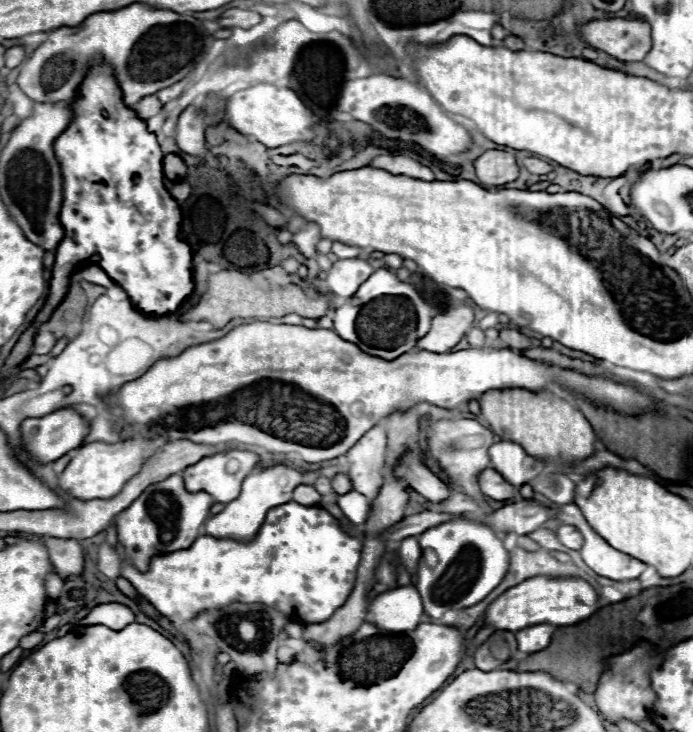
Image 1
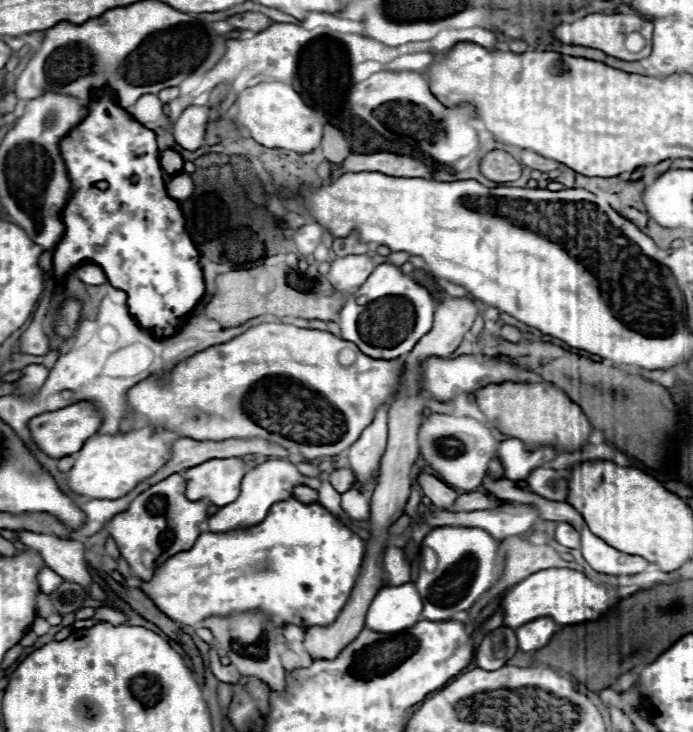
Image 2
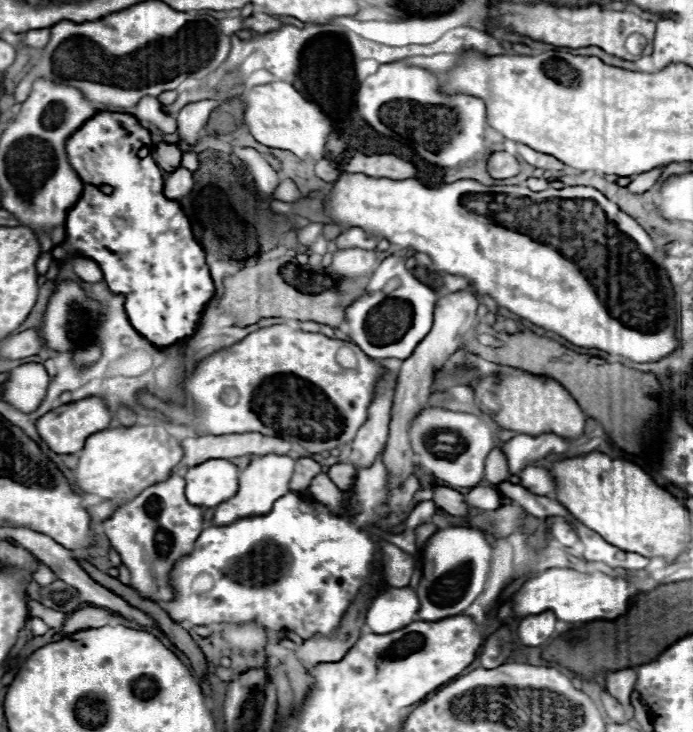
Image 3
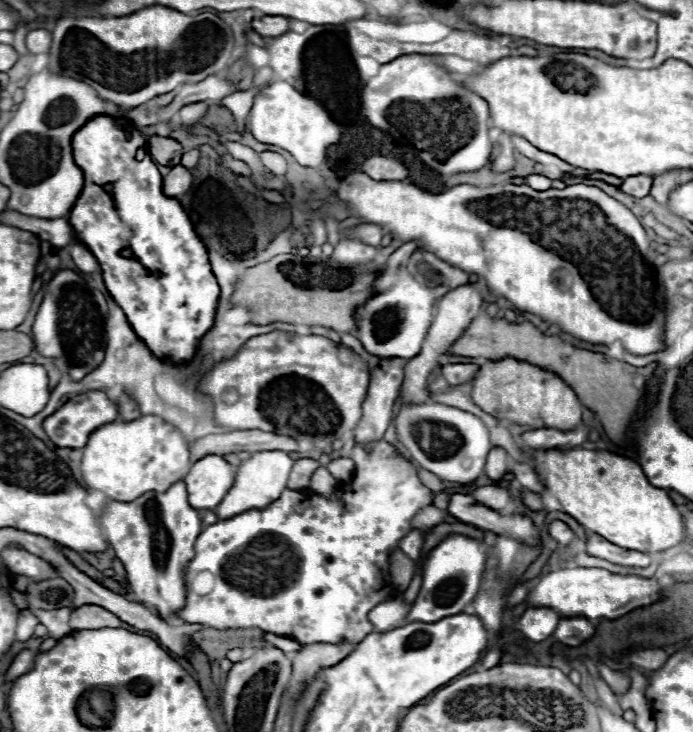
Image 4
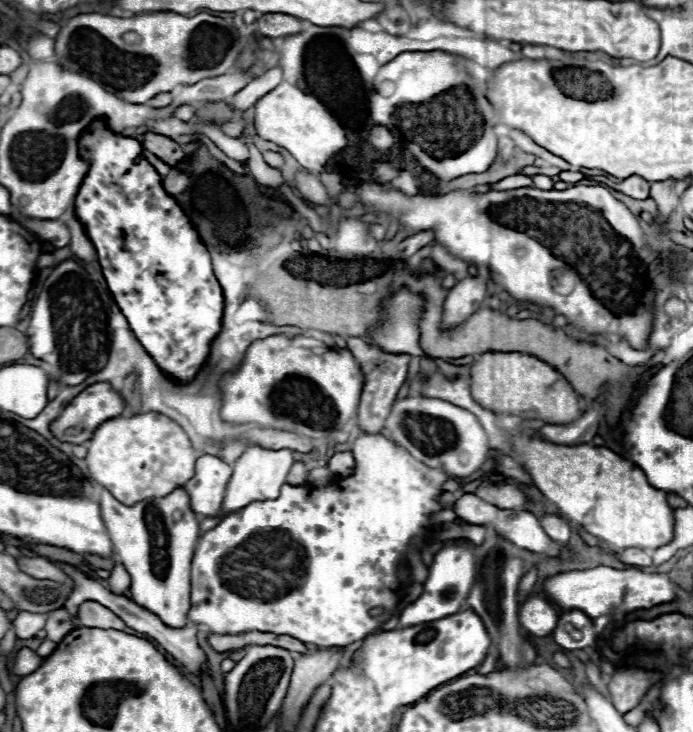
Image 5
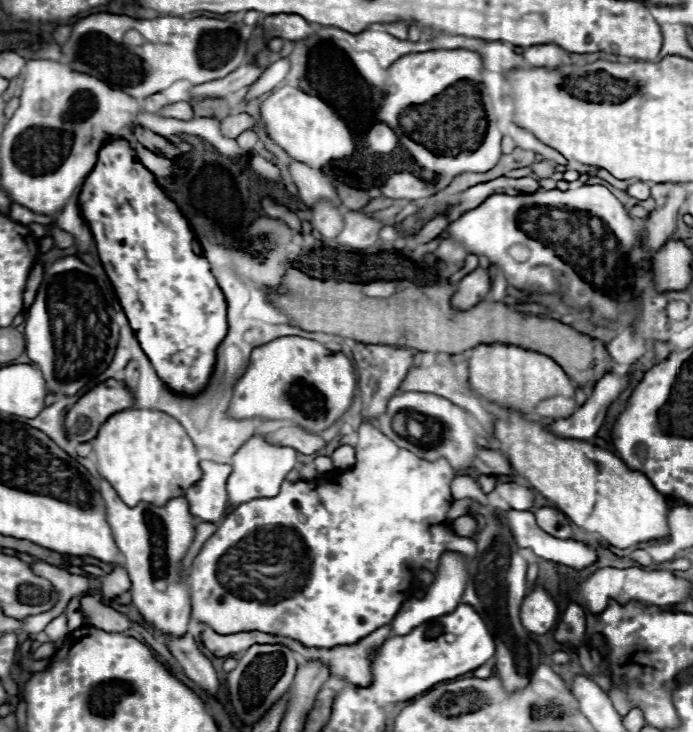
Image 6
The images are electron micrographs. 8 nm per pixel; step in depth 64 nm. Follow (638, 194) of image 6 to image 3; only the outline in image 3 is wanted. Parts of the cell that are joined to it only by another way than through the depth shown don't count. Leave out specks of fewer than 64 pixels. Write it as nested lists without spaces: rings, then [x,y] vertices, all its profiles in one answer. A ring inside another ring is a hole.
[[[654,168],[654,170],[650,170],[650,172],[638,174],[638,176],[632,178],[632,182],[630,182],[626,188],[628,188],[630,192],[634,192],[634,194],[644,194],[644,192],[648,192],[648,190],[656,184],[656,180],[658,180],[660,174],[662,174],[662,168]]]

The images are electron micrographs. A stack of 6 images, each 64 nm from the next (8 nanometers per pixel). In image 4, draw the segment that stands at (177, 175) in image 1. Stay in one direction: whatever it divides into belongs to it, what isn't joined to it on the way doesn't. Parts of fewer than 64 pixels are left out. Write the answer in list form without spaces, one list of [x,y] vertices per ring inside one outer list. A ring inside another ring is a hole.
[[[150,136],[150,138],[148,138],[148,154],[150,154],[156,162],[160,162],[160,164],[164,164],[164,166],[168,166],[168,168],[174,168],[174,166],[180,164],[180,158],[182,158],[184,150],[182,150],[180,142],[172,140],[172,138]]]

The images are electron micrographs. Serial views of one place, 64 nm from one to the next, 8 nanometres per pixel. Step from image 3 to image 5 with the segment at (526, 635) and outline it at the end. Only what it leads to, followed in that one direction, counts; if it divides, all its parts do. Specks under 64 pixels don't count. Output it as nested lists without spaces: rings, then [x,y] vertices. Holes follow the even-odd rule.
[[[542,596],[528,598],[520,608],[520,624],[534,636],[548,636],[558,622],[552,604]]]

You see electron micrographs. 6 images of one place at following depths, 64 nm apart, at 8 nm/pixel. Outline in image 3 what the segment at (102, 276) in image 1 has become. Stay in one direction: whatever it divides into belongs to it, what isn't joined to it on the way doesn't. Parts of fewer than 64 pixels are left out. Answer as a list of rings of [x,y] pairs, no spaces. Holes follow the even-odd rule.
[[[74,254],[72,264],[74,264],[76,276],[82,278],[84,282],[100,282],[102,280],[102,270],[98,268],[98,264],[94,260],[80,256],[80,254]]]

